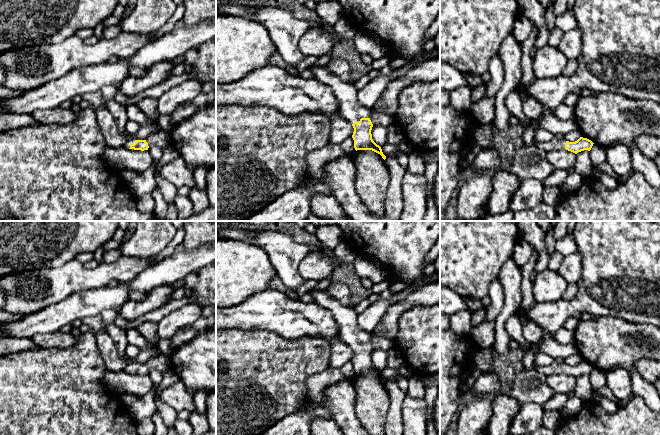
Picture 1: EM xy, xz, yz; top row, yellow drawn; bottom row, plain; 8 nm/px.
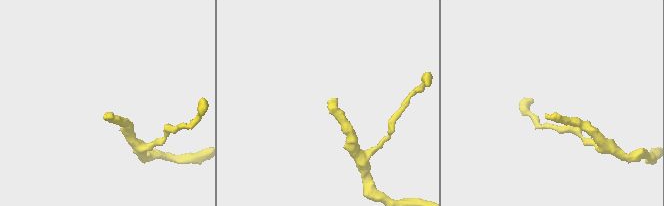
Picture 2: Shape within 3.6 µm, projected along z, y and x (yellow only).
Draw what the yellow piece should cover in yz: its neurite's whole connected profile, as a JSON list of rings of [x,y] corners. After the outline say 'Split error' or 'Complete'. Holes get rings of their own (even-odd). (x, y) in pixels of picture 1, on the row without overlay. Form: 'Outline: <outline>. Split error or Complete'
Outline: [[[554,360],[551,364],[547,366],[538,367],[534,364],[532,369],[537,372],[540,372],[546,377],[549,375],[557,375],[557,374],[566,373],[568,375],[571,375],[577,378],[578,376],[581,376],[584,374],[590,375],[593,368],[594,367],[591,364],[587,362],[583,362],[583,361],[580,361],[575,366],[569,366],[569,365],[566,365],[564,362],[560,363]]]. Split error

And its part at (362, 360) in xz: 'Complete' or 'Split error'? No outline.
Split error

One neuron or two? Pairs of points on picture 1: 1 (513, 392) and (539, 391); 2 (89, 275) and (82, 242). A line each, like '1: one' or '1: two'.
1: one
2: two

